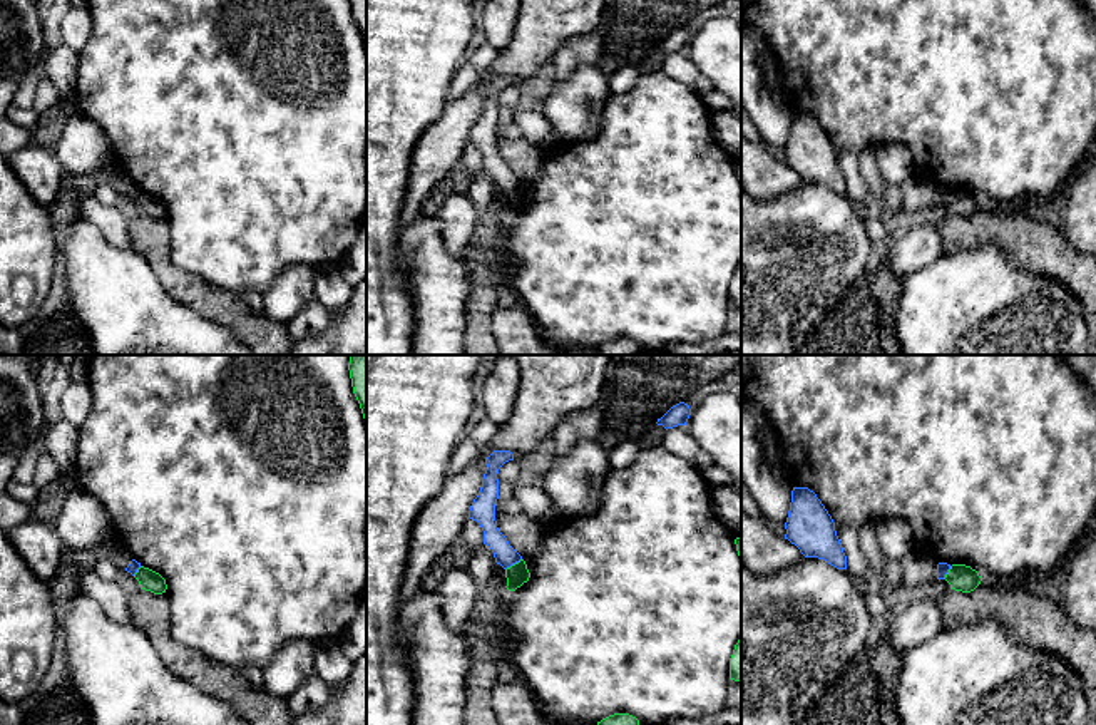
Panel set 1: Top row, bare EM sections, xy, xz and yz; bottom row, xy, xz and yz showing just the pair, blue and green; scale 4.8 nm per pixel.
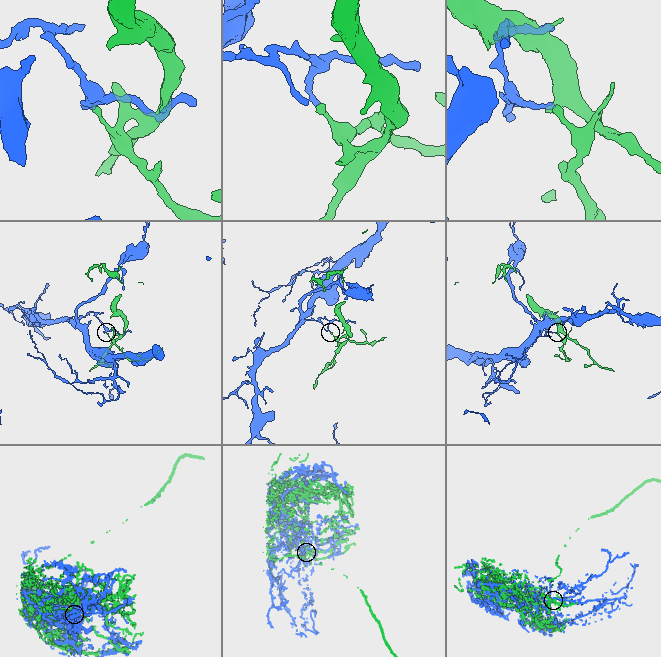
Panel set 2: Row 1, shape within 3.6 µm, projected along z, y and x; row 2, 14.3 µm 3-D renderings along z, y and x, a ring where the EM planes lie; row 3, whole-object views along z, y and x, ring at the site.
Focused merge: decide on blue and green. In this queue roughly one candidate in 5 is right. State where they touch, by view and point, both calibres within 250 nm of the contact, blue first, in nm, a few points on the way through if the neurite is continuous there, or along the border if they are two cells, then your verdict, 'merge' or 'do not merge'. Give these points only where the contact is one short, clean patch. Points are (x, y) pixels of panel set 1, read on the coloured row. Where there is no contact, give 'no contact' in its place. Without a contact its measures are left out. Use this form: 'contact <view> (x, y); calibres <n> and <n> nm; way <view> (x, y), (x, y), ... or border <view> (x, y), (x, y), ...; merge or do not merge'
contact xz (512, 563); calibres 100 and 100 nm; border xz (521, 558), (506, 570); do not merge

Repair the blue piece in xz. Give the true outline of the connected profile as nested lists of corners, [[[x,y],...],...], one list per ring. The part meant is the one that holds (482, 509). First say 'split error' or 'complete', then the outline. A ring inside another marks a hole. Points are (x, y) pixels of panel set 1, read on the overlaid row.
complete; [[[494,450],[485,457],[485,474],[479,496],[474,499],[469,517],[477,521],[484,531],[484,544],[494,553],[495,563],[504,569],[519,563],[522,556],[509,544],[507,537],[499,531],[495,521],[495,504],[499,499],[499,469],[514,460],[510,450]]]

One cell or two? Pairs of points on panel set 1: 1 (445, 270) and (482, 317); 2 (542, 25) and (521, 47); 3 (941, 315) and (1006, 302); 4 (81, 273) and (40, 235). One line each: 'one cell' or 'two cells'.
1: two cells
2: one cell
3: one cell
4: two cells

